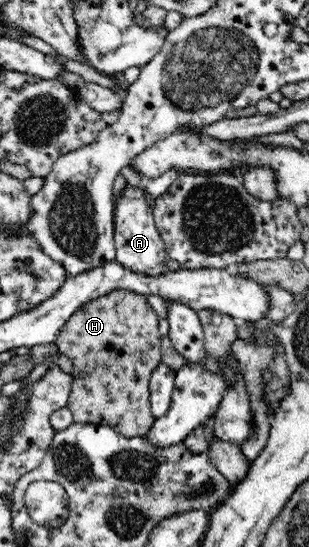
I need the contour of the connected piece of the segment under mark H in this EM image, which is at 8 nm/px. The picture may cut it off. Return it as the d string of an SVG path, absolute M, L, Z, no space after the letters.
M115 289L66 320L55 345L74 365L67 399L74 422L112 426L125 437L144 437L150 431L155 418L150 381L162 362L159 319L144 295Z

